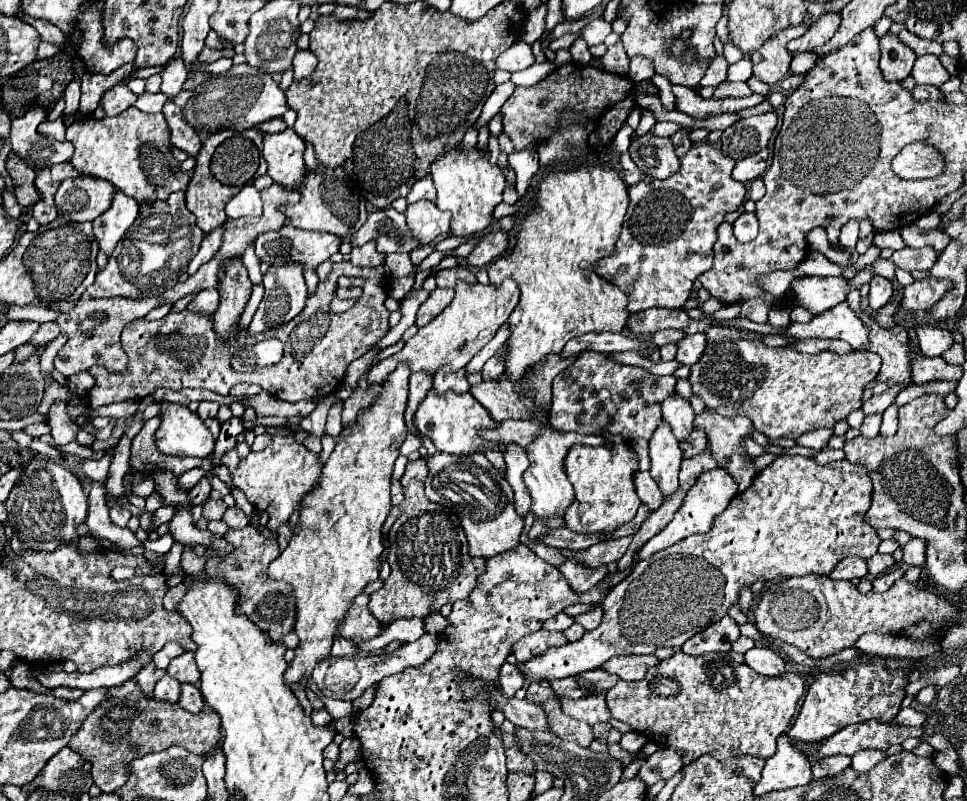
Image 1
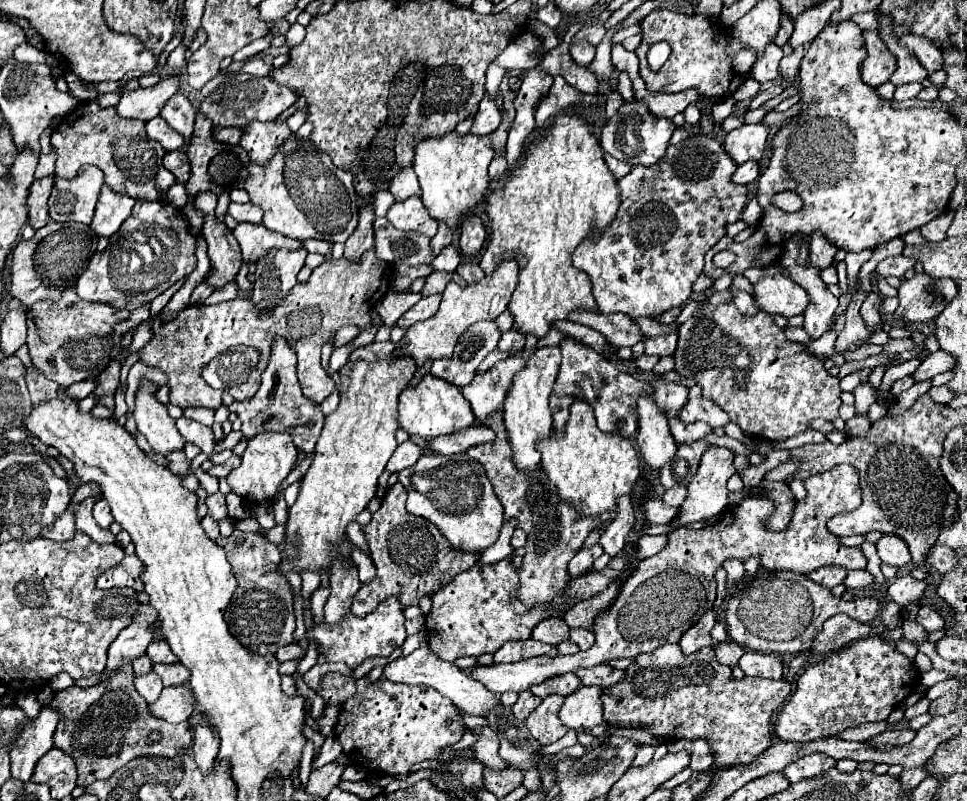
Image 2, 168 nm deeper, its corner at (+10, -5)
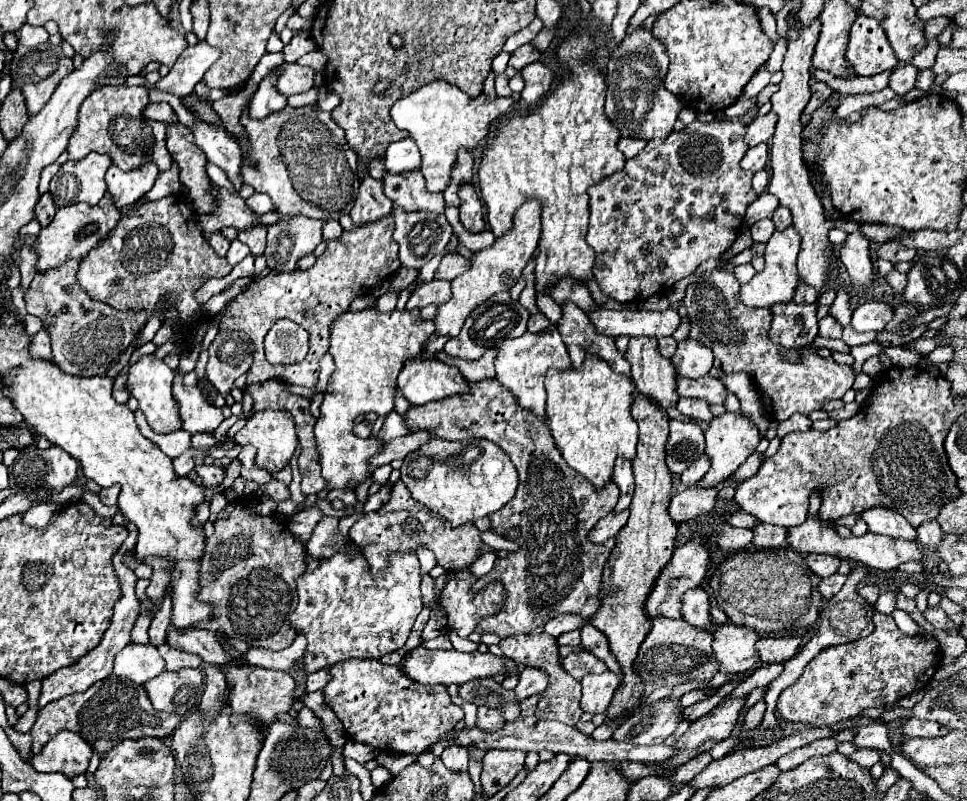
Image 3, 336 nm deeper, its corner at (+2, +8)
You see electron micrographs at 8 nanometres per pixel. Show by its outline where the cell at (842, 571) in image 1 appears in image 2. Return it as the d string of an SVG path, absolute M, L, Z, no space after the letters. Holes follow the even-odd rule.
M831 565L831 567L821 567L821 569L813 571L813 573L809 573L807 579L811 579L811 581L815 581L815 583L831 589L831 587L839 585L845 579L845 575L847 575L847 571L843 567L833 567Z

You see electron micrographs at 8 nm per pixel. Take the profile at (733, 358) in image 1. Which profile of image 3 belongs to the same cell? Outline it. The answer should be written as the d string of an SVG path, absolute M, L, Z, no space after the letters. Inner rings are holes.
M715 268L699 276L695 284L689 284L683 298L691 324L689 338L713 350L715 358L721 362L723 374L745 372L753 380L765 410L777 422L787 420L795 412L809 416L809 412L823 408L825 402L841 400L843 394L853 386L853 368L847 364L835 364L833 358L821 358L813 344L799 350L799 362L783 360L781 346L769 338L773 318L771 310L745 306L739 298L739 290L741 286L731 268Z

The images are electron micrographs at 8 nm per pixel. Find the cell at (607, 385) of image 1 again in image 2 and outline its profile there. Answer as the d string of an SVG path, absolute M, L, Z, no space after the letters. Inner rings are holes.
M565 337L559 343L561 349L561 369L553 387L553 395L551 395L551 411L553 411L553 429L561 431L561 427L565 427L565 419L569 419L569 407L575 399L587 397L587 401L591 403L591 407L595 409L595 419L597 419L597 427L605 433L617 433L621 437L633 437L633 433L637 431L637 397L647 397L653 393L653 389L631 377L629 373L619 371L611 361L607 361L603 355L599 355L597 351L581 345L579 341L575 341L573 337Z

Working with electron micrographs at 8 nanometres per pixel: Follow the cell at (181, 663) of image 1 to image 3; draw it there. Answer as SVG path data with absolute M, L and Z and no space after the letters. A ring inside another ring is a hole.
M167 644L159 646L157 650L163 656L163 660L167 662L167 670L175 672L175 670L181 670L181 668L199 668L201 666L201 658L197 658L195 654L175 650L175 648L167 646Z

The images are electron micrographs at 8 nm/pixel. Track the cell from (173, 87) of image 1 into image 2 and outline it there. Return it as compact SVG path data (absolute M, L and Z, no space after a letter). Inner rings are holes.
M183 93L173 95L173 99L169 99L169 103L165 103L161 117L179 135L183 135L183 139L185 139L183 149L187 149L191 139L193 139L193 123L195 123L195 107L189 103L189 99Z

